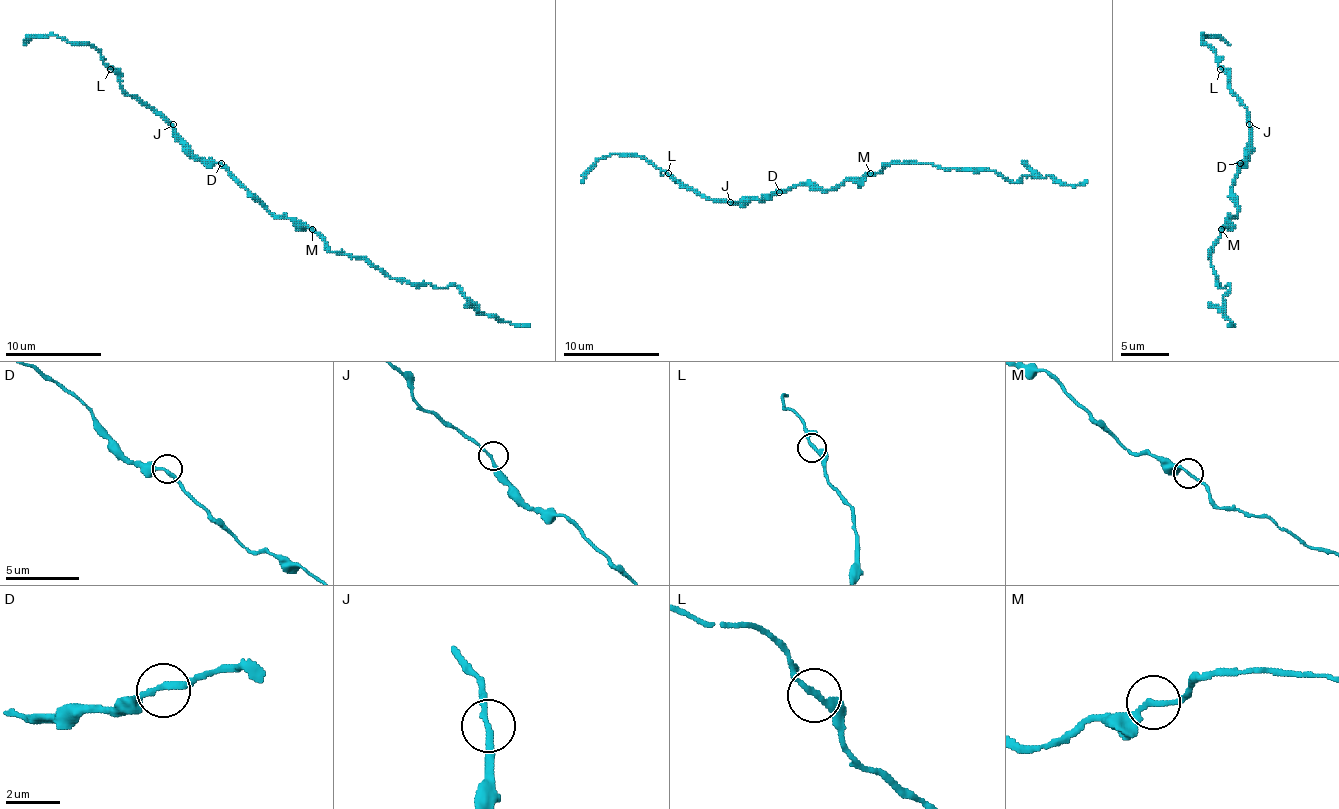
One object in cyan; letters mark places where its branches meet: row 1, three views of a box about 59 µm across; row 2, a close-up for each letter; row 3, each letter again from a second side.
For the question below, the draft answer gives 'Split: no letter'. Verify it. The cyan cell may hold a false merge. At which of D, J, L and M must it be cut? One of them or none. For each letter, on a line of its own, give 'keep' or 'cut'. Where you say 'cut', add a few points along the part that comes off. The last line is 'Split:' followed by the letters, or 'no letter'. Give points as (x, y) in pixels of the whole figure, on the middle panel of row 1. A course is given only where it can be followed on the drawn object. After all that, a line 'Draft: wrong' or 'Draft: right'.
D: keep
J: keep
L: keep
M: keep
Split: no letter
Draft: right

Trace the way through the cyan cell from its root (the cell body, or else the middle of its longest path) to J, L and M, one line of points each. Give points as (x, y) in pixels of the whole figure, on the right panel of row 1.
J: (1237, 201), (1232, 194), (1232, 180), (1237, 167), (1247, 158), (1249, 124)
L: (1237, 201), (1232, 180), (1247, 158), (1249, 122), (1247, 110), (1230, 88), (1230, 78), (1220, 69)
M: (1237, 201), (1237, 213), (1230, 216), (1220, 230)

